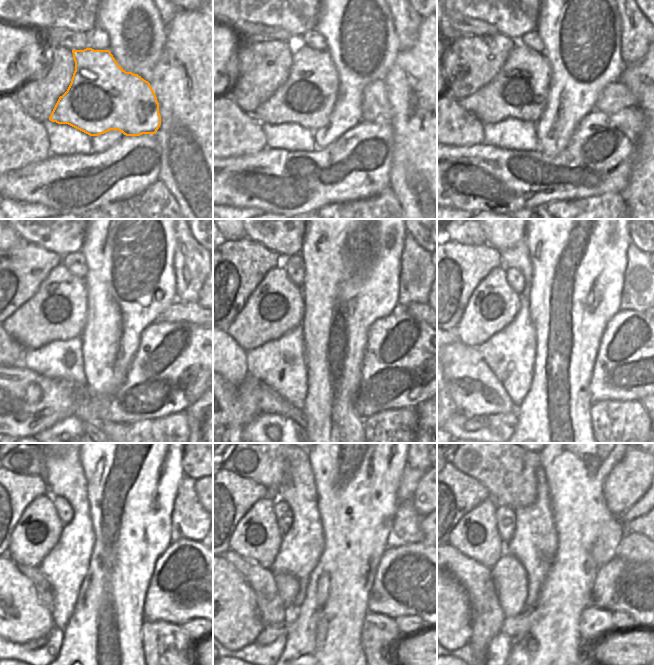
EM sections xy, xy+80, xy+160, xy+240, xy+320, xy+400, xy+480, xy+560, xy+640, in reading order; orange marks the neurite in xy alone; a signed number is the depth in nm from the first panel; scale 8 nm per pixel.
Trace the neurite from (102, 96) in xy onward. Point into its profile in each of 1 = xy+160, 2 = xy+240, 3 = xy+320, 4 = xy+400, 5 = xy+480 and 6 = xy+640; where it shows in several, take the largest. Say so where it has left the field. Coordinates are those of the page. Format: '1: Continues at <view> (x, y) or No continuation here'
1: Continues at xy+160 (520, 89)
2: Continues at xy+240 (58, 310)
3: Continues at xy+320 (276, 306)
4: Continues at xy+400 (493, 305)
5: Continues at xy+480 (37, 532)
6: Continues at xy+640 (476, 536).

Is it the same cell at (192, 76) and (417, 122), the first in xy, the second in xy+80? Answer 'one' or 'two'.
one

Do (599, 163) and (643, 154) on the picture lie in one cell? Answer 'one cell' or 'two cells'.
two cells

